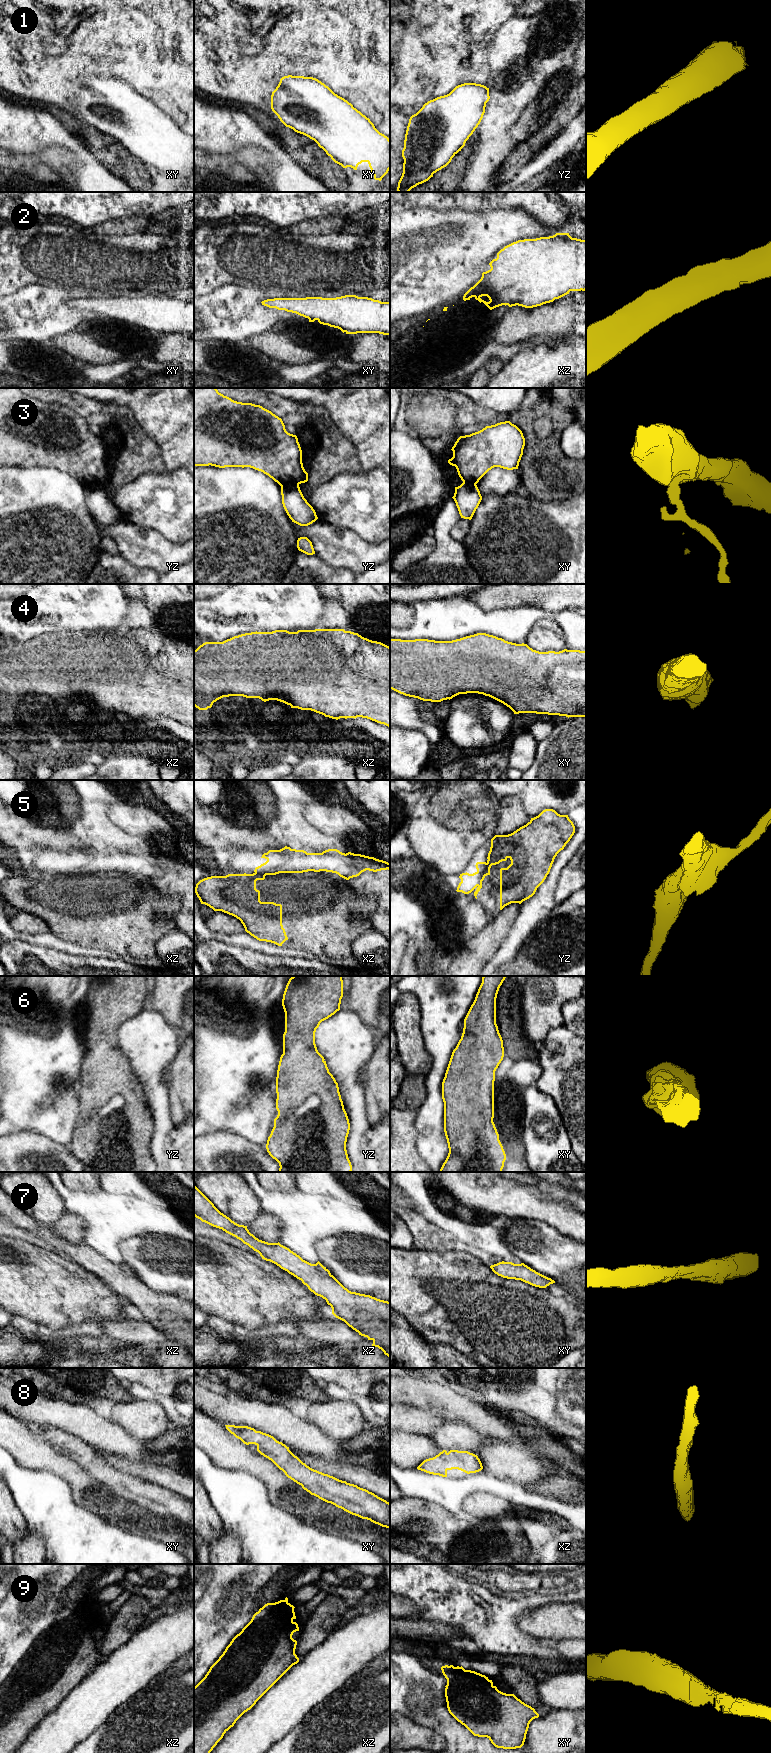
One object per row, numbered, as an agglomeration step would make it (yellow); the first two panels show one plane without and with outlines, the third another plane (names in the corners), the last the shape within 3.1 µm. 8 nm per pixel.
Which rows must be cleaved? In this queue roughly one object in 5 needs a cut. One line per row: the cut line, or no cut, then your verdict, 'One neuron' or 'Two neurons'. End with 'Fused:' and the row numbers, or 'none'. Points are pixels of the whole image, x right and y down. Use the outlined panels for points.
1: No split. One neuron
2: No split. One neuron
3: Split along yz (298, 483), (284, 484), (281, 487). Two neurons
4: No split. One neuron
5: Split along yz (487, 863), (481, 881), (477, 885). Two neurons
6: No split. One neuron
7: No split. One neuron
8: No split. One neuron
9: No split. One neuron
Fused: 3, 5

